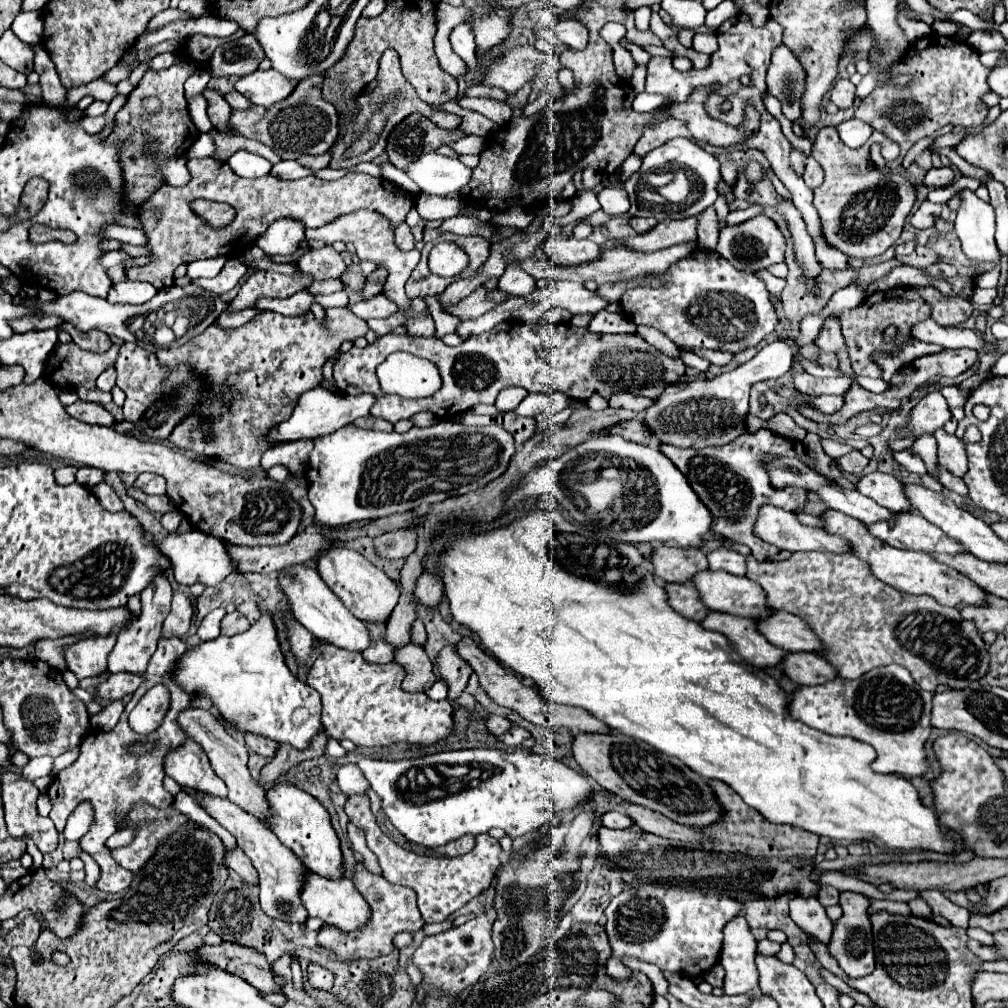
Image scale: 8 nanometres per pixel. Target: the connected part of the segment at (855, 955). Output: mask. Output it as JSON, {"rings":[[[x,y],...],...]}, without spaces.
{"rings":[[[842,892],[840,894],[840,906],[844,910],[842,918],[834,924],[832,940],[828,944],[830,954],[838,960],[840,968],[850,976],[850,978],[862,978],[874,972],[876,960],[874,960],[874,948],[872,948],[872,932],[870,932],[870,920],[868,920],[868,904],[870,900],[862,894],[856,892]]]}

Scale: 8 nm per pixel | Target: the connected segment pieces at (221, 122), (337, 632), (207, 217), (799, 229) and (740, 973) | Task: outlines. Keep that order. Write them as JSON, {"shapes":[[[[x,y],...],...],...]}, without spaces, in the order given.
{"shapes":[[[[209,88],[204,90],[203,95],[208,104],[207,114],[210,116],[210,122],[214,124],[214,128],[220,130],[220,132],[224,132],[224,134],[234,134],[234,136],[236,136],[238,132],[230,128],[232,108],[230,108],[230,104],[224,100],[224,96]]],[[[296,564],[294,574],[280,574],[278,582],[280,582],[280,588],[282,588],[284,596],[292,604],[294,616],[316,638],[320,638],[320,640],[324,638],[330,644],[336,644],[336,646],[348,648],[348,650],[358,650],[358,652],[362,652],[370,646],[370,638],[368,638],[368,630],[366,630],[364,622],[358,620],[356,616],[352,616],[348,612],[348,608],[344,608],[340,598],[324,584],[324,580],[318,576],[318,572],[314,568],[308,568],[304,564]]],[[[197,199],[190,203],[190,207],[214,230],[220,230],[234,220],[234,210],[230,206],[218,206],[216,202]]],[[[784,200],[780,204],[780,212],[784,214],[784,218],[790,226],[790,232],[792,232],[792,238],[794,238],[796,258],[798,258],[800,266],[804,268],[804,276],[808,276],[808,290],[814,290],[812,276],[820,274],[820,264],[814,256],[814,244],[812,244],[812,238],[806,232],[806,224],[800,218],[800,212],[794,208],[794,204],[790,200]]],[[[744,916],[732,918],[724,926],[720,966],[726,970],[724,992],[726,994],[744,994],[752,992],[758,986],[756,972],[756,938],[752,936]]]]}

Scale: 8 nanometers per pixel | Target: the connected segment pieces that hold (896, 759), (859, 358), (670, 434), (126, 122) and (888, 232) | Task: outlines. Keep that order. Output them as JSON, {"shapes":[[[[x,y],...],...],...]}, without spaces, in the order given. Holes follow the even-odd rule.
{"shapes":[[[[898,664],[874,668],[872,672],[866,672],[864,676],[856,680],[836,678],[836,680],[830,680],[818,686],[800,686],[792,694],[792,700],[788,702],[788,712],[794,720],[800,720],[826,734],[850,736],[850,738],[870,744],[876,750],[876,760],[870,764],[874,772],[902,774],[902,776],[920,776],[928,768],[926,754],[924,754],[924,742],[928,740],[930,730],[932,730],[930,708],[932,708],[932,694],[920,690],[920,686],[912,680],[910,672]]],[[[902,288],[898,294],[898,298],[890,300],[890,292],[874,292],[868,296],[868,300],[864,300],[864,304],[852,312],[844,312],[844,316],[840,318],[842,324],[842,334],[848,340],[848,350],[850,350],[850,360],[852,360],[852,370],[856,376],[870,376],[870,378],[882,378],[882,368],[876,364],[876,360],[872,358],[872,354],[878,352],[886,352],[886,354],[898,354],[900,346],[884,346],[882,342],[882,332],[886,326],[896,324],[898,326],[898,342],[904,344],[912,338],[912,326],[916,322],[922,322],[931,316],[930,306],[920,298],[916,288]],[[916,298],[919,298],[919,308],[916,309]],[[916,310],[917,313],[916,314]]],[[[774,340],[766,344],[756,356],[738,368],[724,372],[712,380],[694,380],[668,386],[656,404],[640,414],[648,424],[652,434],[660,442],[676,444],[680,448],[706,448],[716,444],[728,444],[736,436],[746,432],[744,414],[748,412],[748,390],[752,384],[762,380],[772,380],[784,376],[794,362],[792,344],[784,340]]],[[[174,64],[166,70],[154,72],[148,70],[142,80],[138,82],[138,86],[132,90],[132,94],[128,96],[126,106],[116,114],[116,126],[114,132],[110,134],[108,142],[110,144],[118,144],[120,146],[120,166],[124,172],[124,188],[122,188],[122,200],[126,206],[136,206],[142,200],[146,200],[146,196],[152,196],[152,192],[164,184],[162,176],[156,172],[156,166],[152,166],[152,162],[148,162],[142,156],[142,148],[150,142],[150,140],[158,140],[160,142],[160,152],[164,156],[182,156],[184,152],[188,152],[188,148],[196,142],[198,138],[198,130],[188,114],[188,104],[184,98],[184,82],[194,74],[196,64]],[[144,96],[158,96],[162,100],[162,110],[158,114],[148,114],[142,110],[140,100]]],[[[822,128],[812,146],[812,158],[818,160],[824,170],[824,182],[822,182],[822,186],[818,186],[814,190],[814,206],[822,220],[822,232],[832,246],[836,246],[844,254],[850,254],[856,258],[872,258],[876,254],[882,254],[886,248],[894,246],[894,242],[900,238],[904,218],[908,216],[908,212],[912,210],[912,204],[916,200],[914,186],[904,176],[882,174],[876,168],[870,168],[866,164],[868,156],[870,156],[870,146],[872,144],[866,142],[864,146],[860,146],[856,150],[848,148],[840,140],[836,128]]]]}

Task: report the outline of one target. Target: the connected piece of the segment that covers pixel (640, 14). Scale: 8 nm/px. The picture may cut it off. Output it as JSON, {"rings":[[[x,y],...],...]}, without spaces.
{"rings":[[[640,8],[636,10],[636,28],[640,32],[648,32],[650,30],[650,8]]]}

